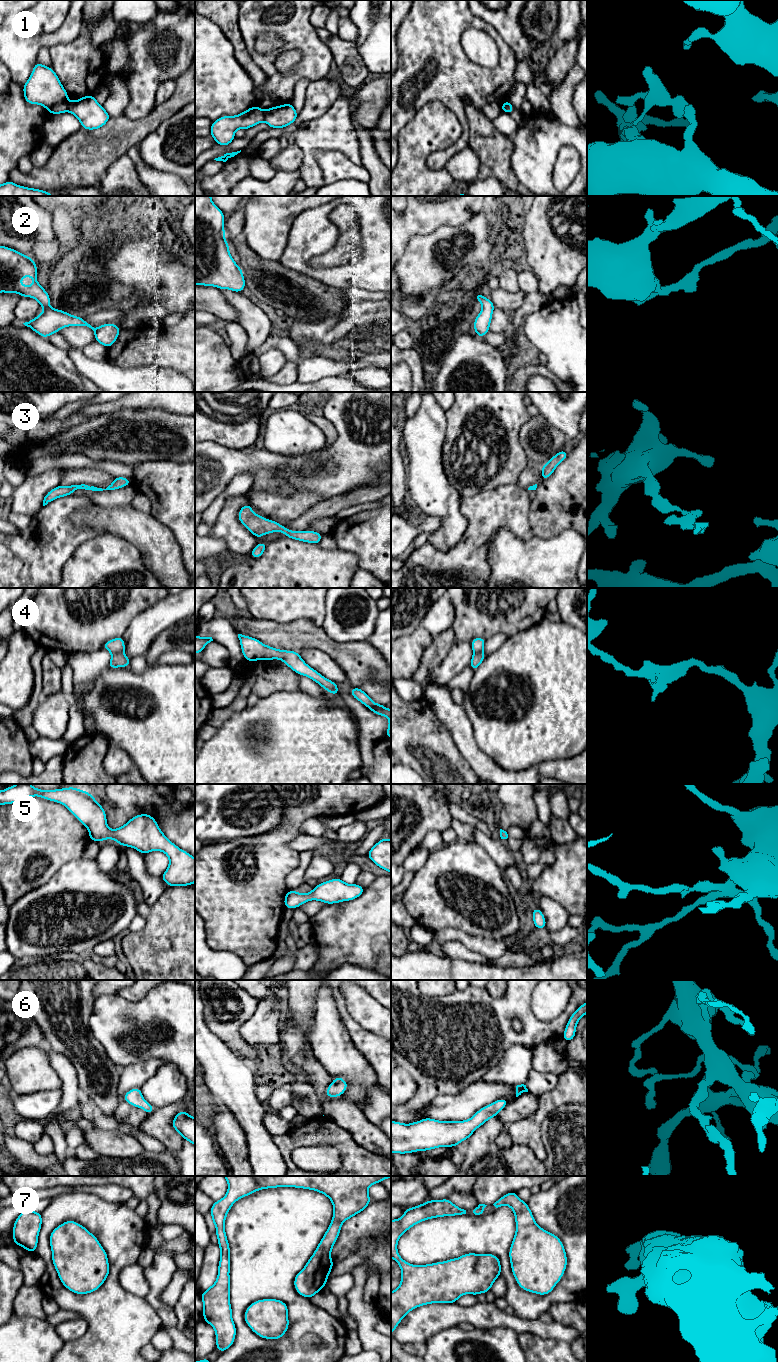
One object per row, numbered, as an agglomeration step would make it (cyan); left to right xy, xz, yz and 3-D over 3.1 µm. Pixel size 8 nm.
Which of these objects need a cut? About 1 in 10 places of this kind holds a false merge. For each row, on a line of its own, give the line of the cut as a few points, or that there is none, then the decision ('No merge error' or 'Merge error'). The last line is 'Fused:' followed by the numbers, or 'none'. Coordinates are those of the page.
1: Split along xz (265, 111), (263, 120). Merge error
2: No split. No merge error
3: No split. No merge error
4: No split. No merge error
5: No split. No merge error
6: No split. No merge error
7: No split. No merge error
Fused: 1

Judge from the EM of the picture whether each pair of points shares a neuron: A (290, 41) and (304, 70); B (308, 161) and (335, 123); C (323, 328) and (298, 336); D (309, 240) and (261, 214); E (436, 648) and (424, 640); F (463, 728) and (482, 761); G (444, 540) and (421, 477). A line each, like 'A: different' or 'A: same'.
A: same
B: same
C: same
D: different
E: different
F: same
G: same

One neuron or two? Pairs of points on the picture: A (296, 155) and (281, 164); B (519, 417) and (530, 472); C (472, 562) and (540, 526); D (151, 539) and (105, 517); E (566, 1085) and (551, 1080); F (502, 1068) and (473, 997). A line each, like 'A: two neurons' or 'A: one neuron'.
A: one neuron
B: two neurons
C: two neurons
D: one neuron
E: two neurons
F: two neurons

